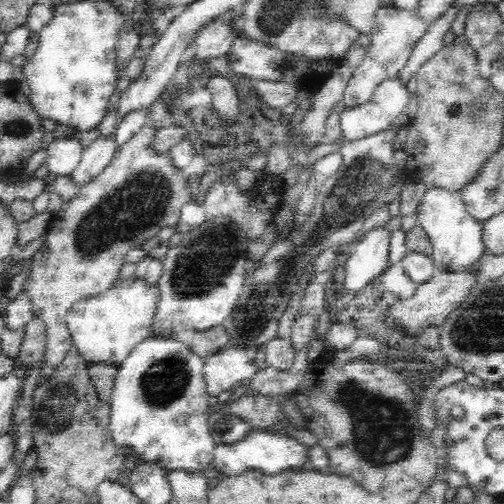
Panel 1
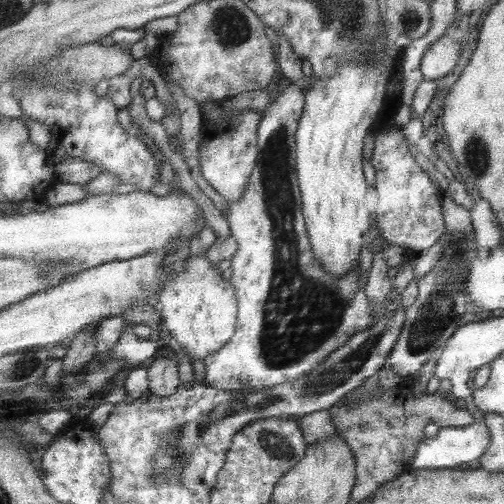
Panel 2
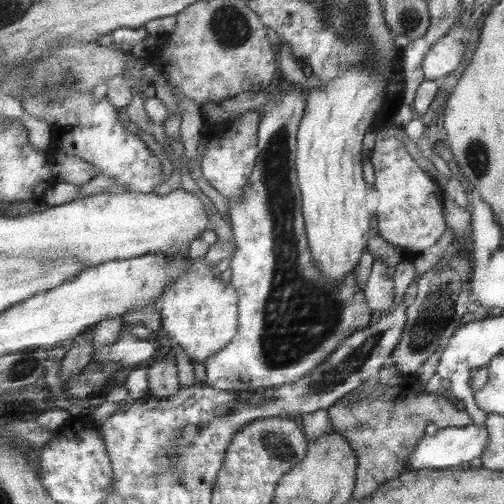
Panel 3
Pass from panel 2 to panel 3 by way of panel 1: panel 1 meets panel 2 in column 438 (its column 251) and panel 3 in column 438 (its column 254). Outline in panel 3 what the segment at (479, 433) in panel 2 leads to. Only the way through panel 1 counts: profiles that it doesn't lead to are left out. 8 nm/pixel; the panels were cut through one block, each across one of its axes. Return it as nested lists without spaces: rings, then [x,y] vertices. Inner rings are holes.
[[[465,426],[465,428],[443,428],[433,438],[425,436],[417,450],[413,450],[409,466],[411,470],[453,470],[461,464],[481,458],[489,442],[489,432],[485,426]]]

